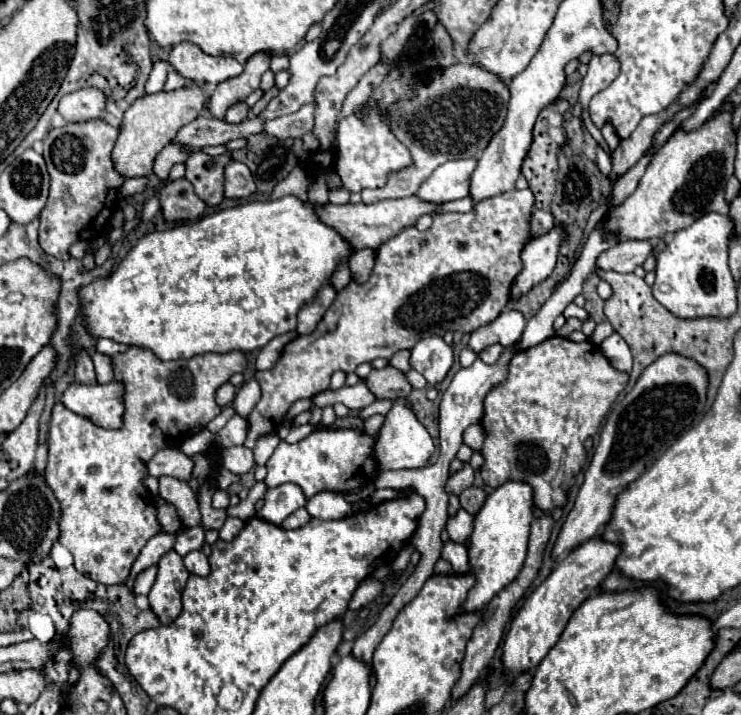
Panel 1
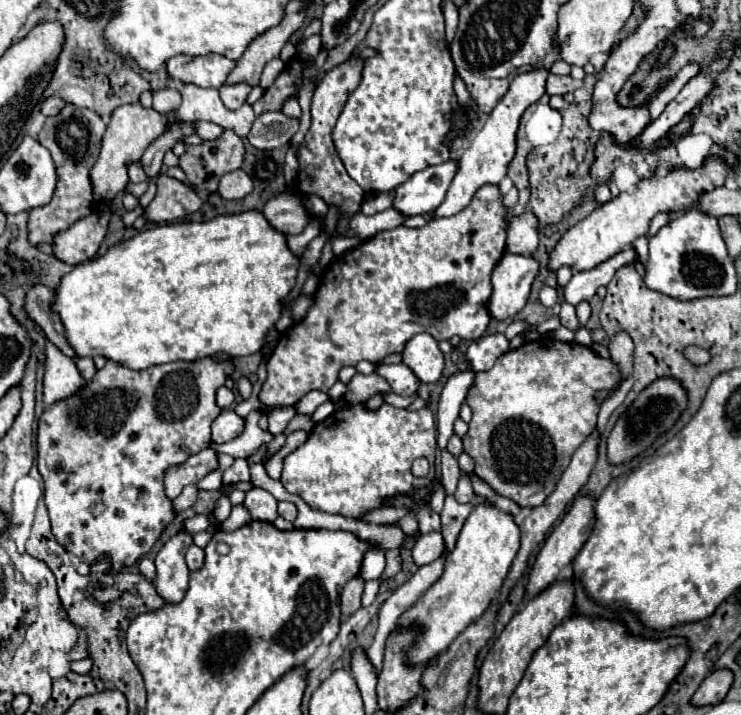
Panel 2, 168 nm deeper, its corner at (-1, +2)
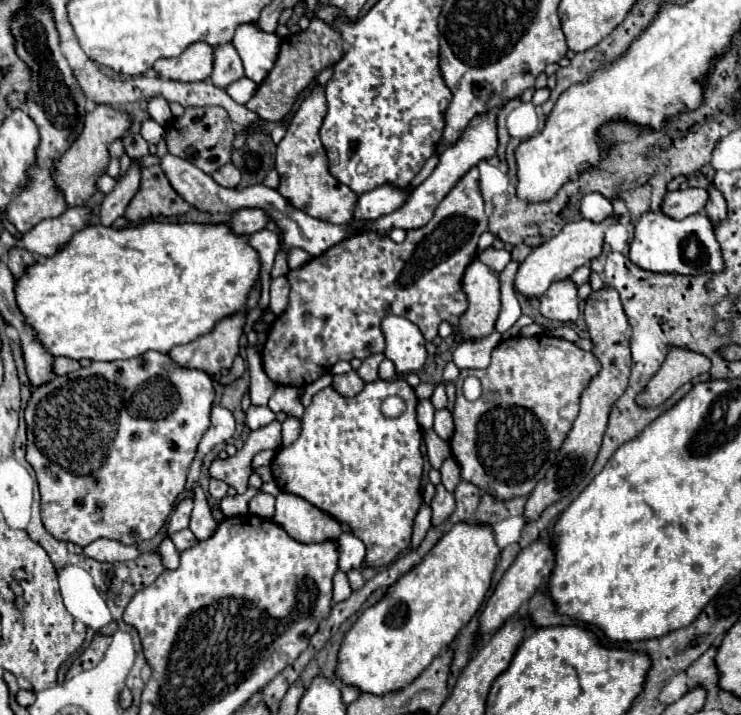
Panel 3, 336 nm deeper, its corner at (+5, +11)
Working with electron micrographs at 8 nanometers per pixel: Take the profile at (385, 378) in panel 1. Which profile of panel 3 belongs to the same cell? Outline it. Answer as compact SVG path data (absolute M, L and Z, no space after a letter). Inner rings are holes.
M356 370L334 376L332 386L342 394L342 396L356 396L364 388L364 380L356 374Z

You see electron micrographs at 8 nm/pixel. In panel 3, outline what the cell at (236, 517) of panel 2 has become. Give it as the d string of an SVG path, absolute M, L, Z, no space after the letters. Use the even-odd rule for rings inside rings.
M248 488L245 493L235 496L226 496L220 502L220 510L226 517L236 517L248 513L248 503L258 490Z

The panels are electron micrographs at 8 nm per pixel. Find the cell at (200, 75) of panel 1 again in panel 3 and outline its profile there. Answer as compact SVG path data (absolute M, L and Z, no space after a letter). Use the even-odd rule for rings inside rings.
M206 42L190 44L176 58L160 58L154 64L158 76L178 82L200 82L210 78L214 66L214 48Z

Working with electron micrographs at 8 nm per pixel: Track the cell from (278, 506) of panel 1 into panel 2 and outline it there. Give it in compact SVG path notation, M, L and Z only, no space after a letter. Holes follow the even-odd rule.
M280 501L280 503L278 503L278 515L280 515L280 517L284 517L286 521L294 521L294 519L296 519L296 515L298 515L296 505L294 505L294 503L290 503L290 501Z

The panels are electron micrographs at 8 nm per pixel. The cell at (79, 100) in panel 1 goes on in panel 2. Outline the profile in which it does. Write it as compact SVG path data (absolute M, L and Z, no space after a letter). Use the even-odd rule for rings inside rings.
M48 97L48 99L42 101L40 111L42 111L44 115L58 115L64 105L66 105L64 99L60 99L60 97Z

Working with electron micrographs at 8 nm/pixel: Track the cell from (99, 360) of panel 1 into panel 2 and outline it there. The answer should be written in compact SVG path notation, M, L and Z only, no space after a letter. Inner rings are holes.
M90 357L78 359L78 361L76 361L76 367L78 367L80 375L82 375L86 381L90 381L90 379L96 375L96 367L94 367L94 361L92 361Z

